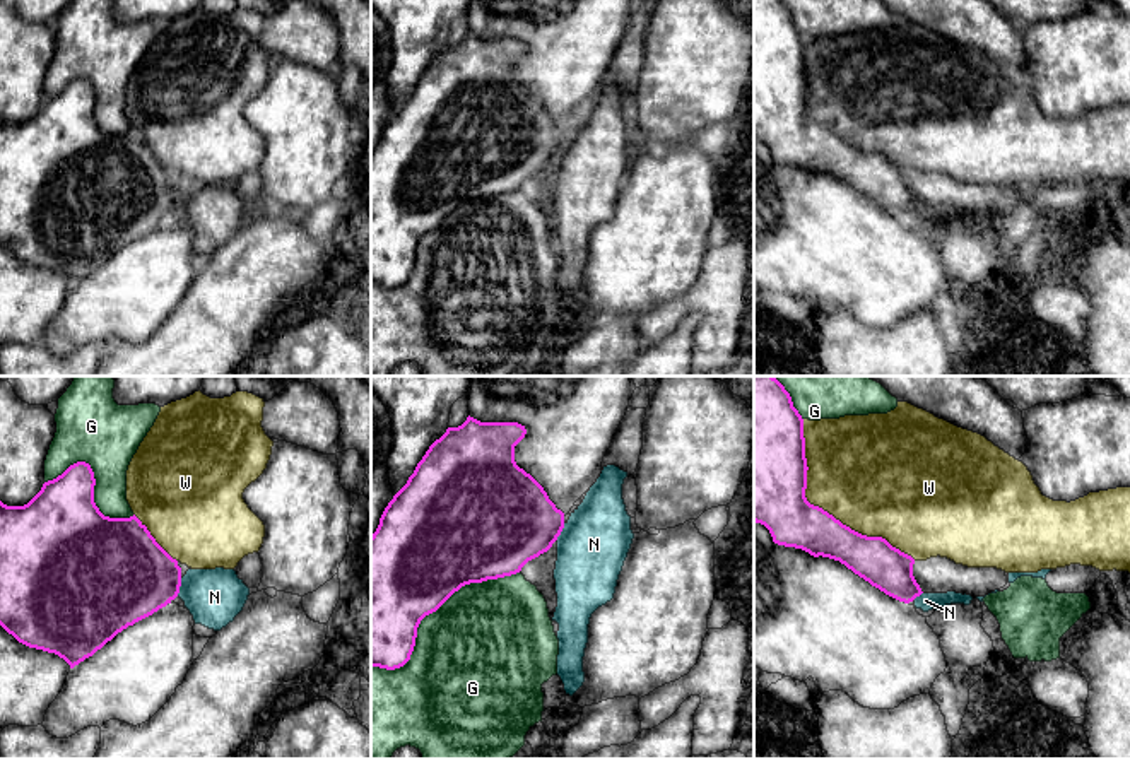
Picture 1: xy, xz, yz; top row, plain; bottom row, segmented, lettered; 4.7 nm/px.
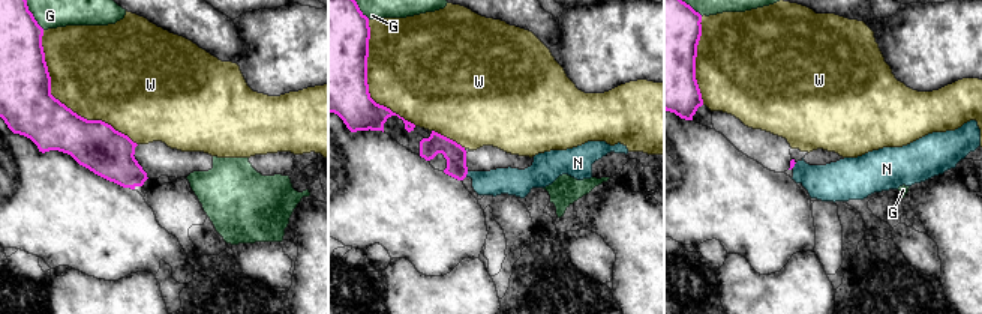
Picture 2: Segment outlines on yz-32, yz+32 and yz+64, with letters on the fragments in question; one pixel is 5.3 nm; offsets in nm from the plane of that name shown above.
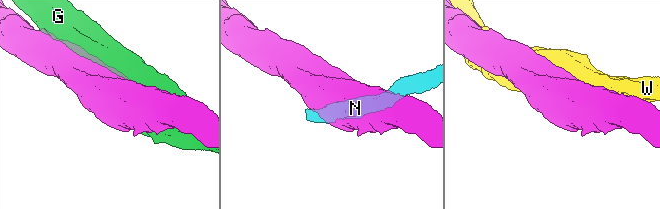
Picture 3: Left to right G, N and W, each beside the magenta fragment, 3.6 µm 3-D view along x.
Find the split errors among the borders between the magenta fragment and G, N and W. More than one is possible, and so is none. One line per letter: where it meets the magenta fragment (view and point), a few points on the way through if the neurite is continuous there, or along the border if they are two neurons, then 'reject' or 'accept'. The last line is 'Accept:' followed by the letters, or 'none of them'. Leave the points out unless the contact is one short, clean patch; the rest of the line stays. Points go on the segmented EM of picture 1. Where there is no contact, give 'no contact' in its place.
G: contact xz (431, 612); reject
N: contact xy (180, 585); border xy (182, 578), (176, 595); reject
W: contact yz (821, 508); reject
Accept: none of them

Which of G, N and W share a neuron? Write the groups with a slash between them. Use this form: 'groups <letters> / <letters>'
groups G / N / W

